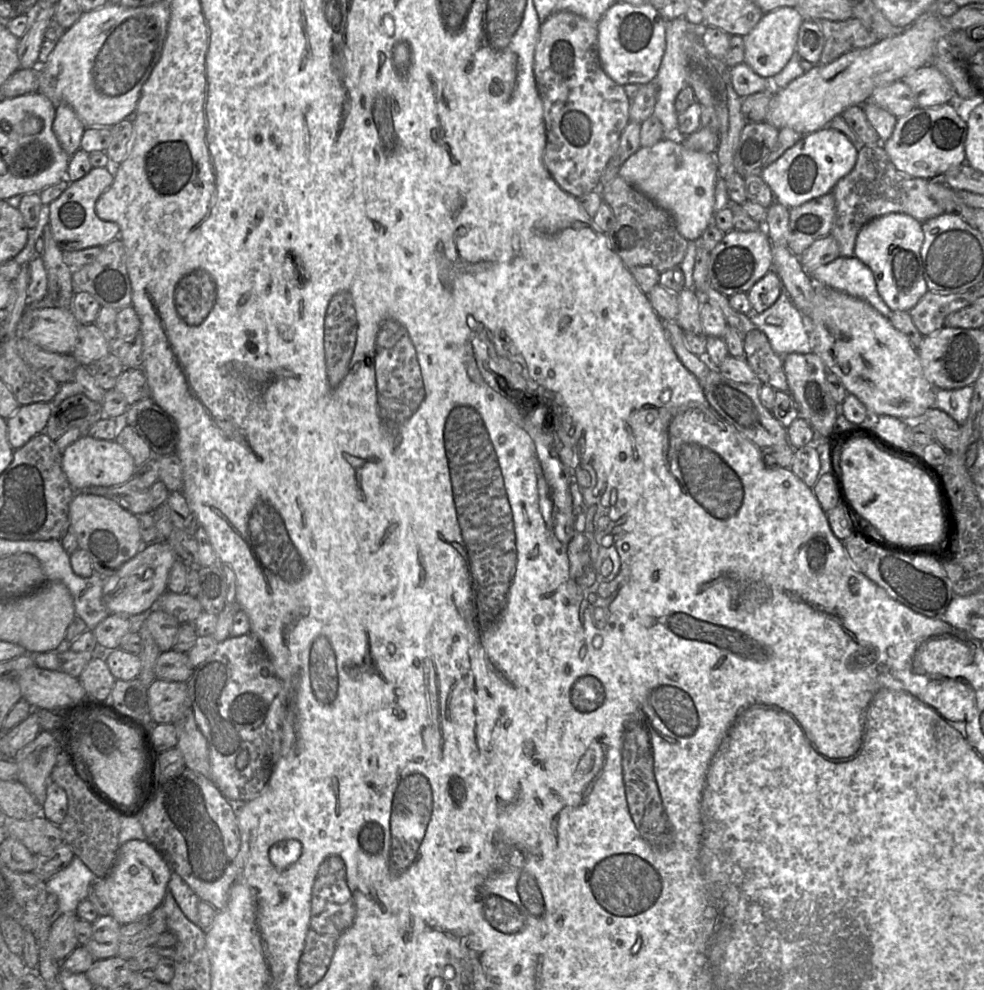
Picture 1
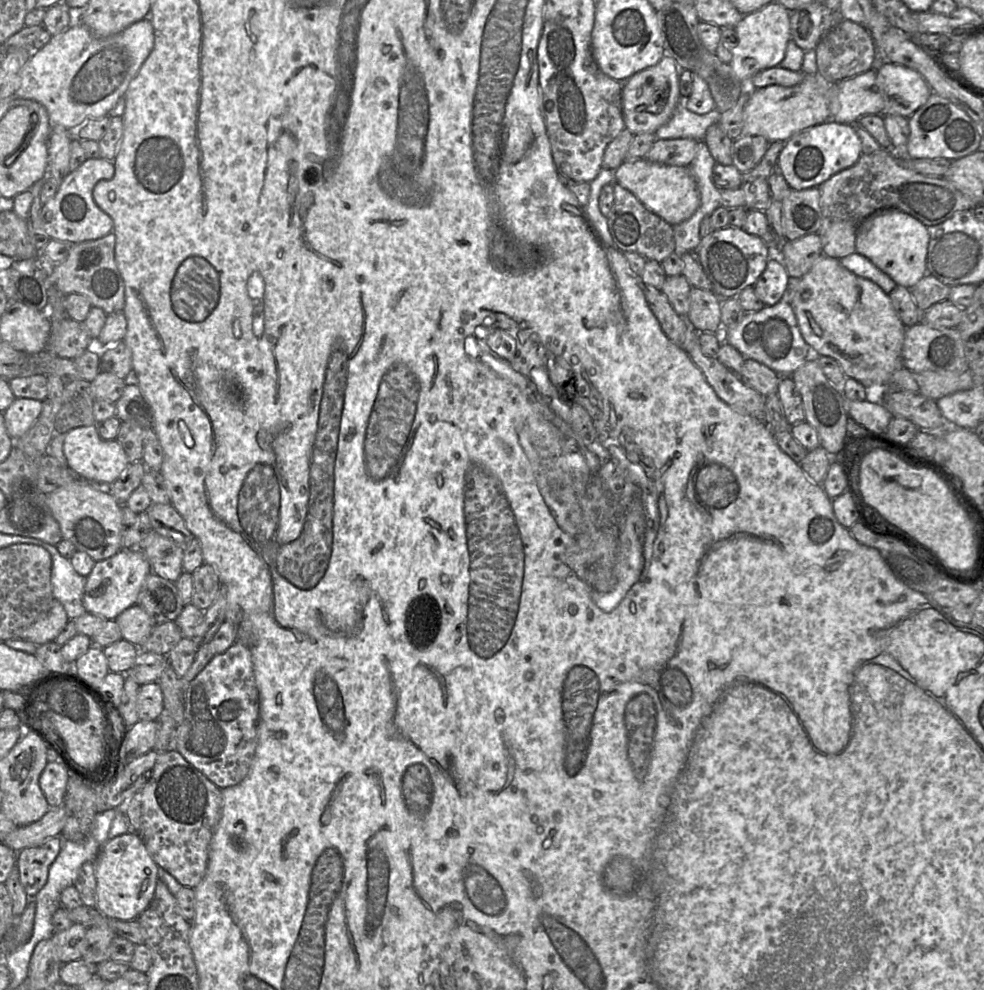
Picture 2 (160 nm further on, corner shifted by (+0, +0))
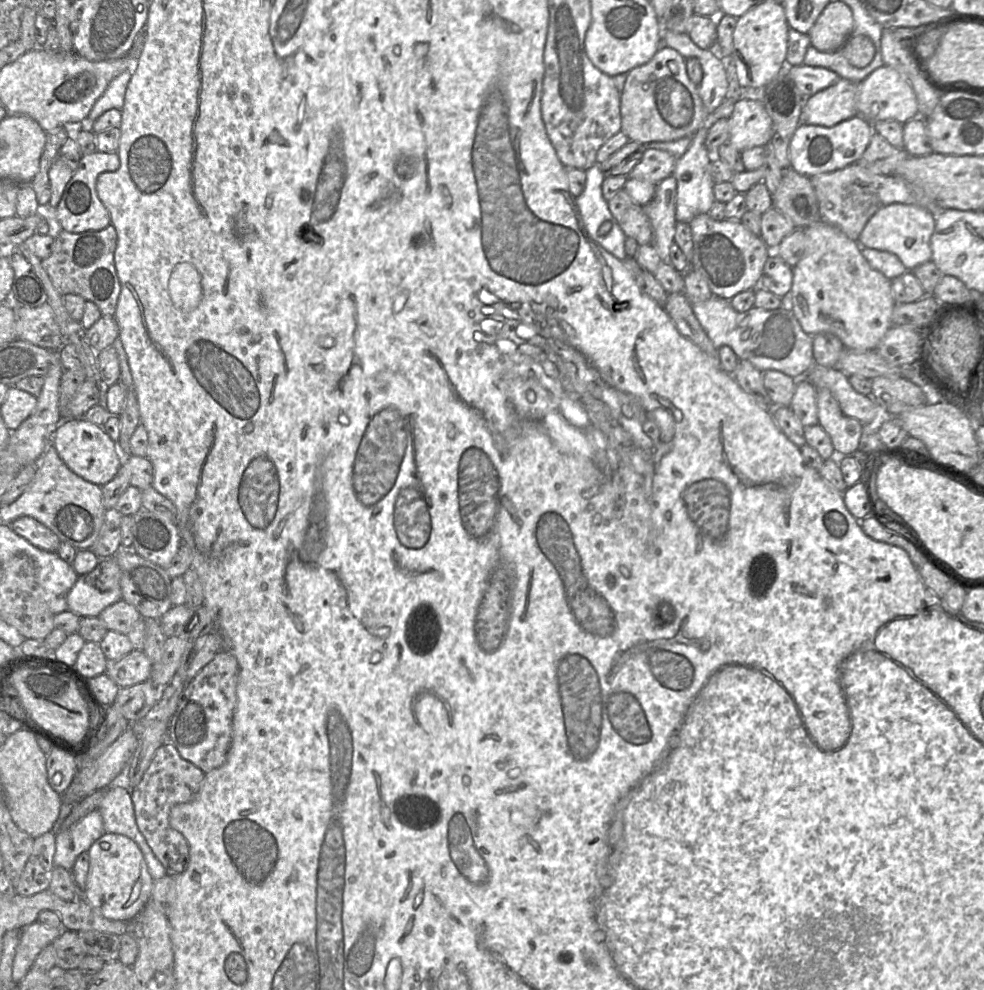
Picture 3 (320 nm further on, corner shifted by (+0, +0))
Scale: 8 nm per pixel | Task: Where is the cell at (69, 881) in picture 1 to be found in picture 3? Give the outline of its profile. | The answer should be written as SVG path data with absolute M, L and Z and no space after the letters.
M95 810L67 831L56 834L54 866L71 871L77 857L88 852L92 844L105 834L102 815Z

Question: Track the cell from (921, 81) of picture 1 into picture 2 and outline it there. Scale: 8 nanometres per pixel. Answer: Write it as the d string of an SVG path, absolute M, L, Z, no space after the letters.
M885 61L877 70L876 80L884 100L882 116L899 115L909 118L932 95L922 75L903 65Z

